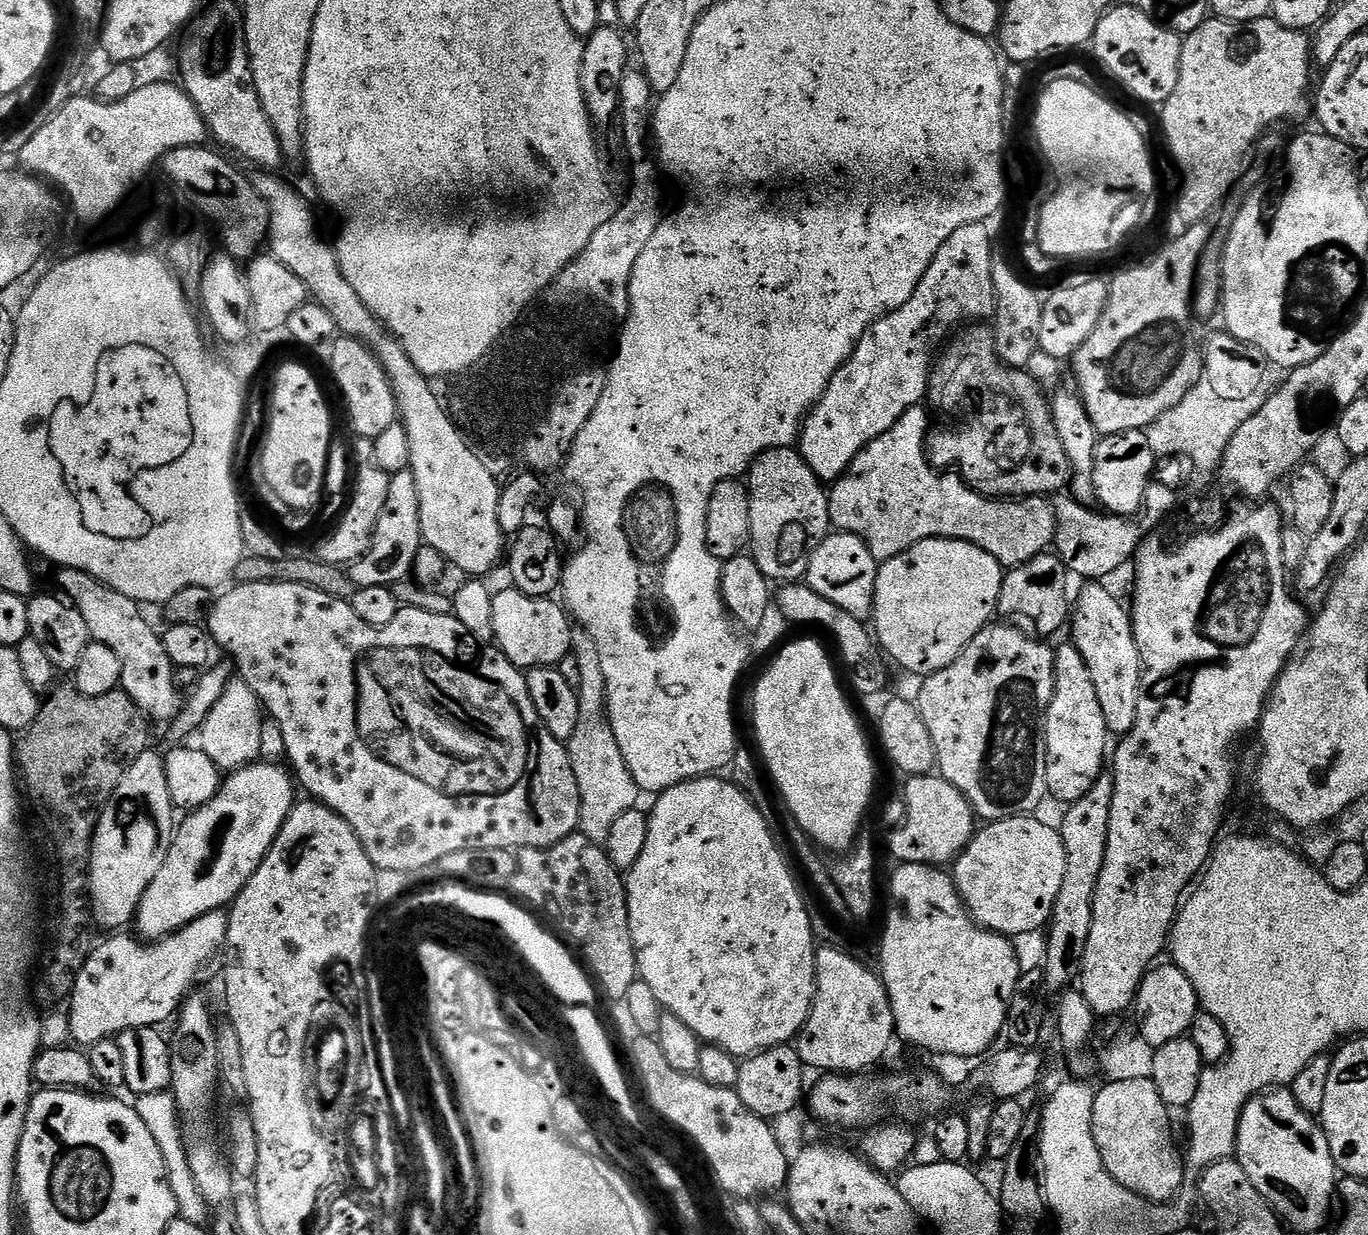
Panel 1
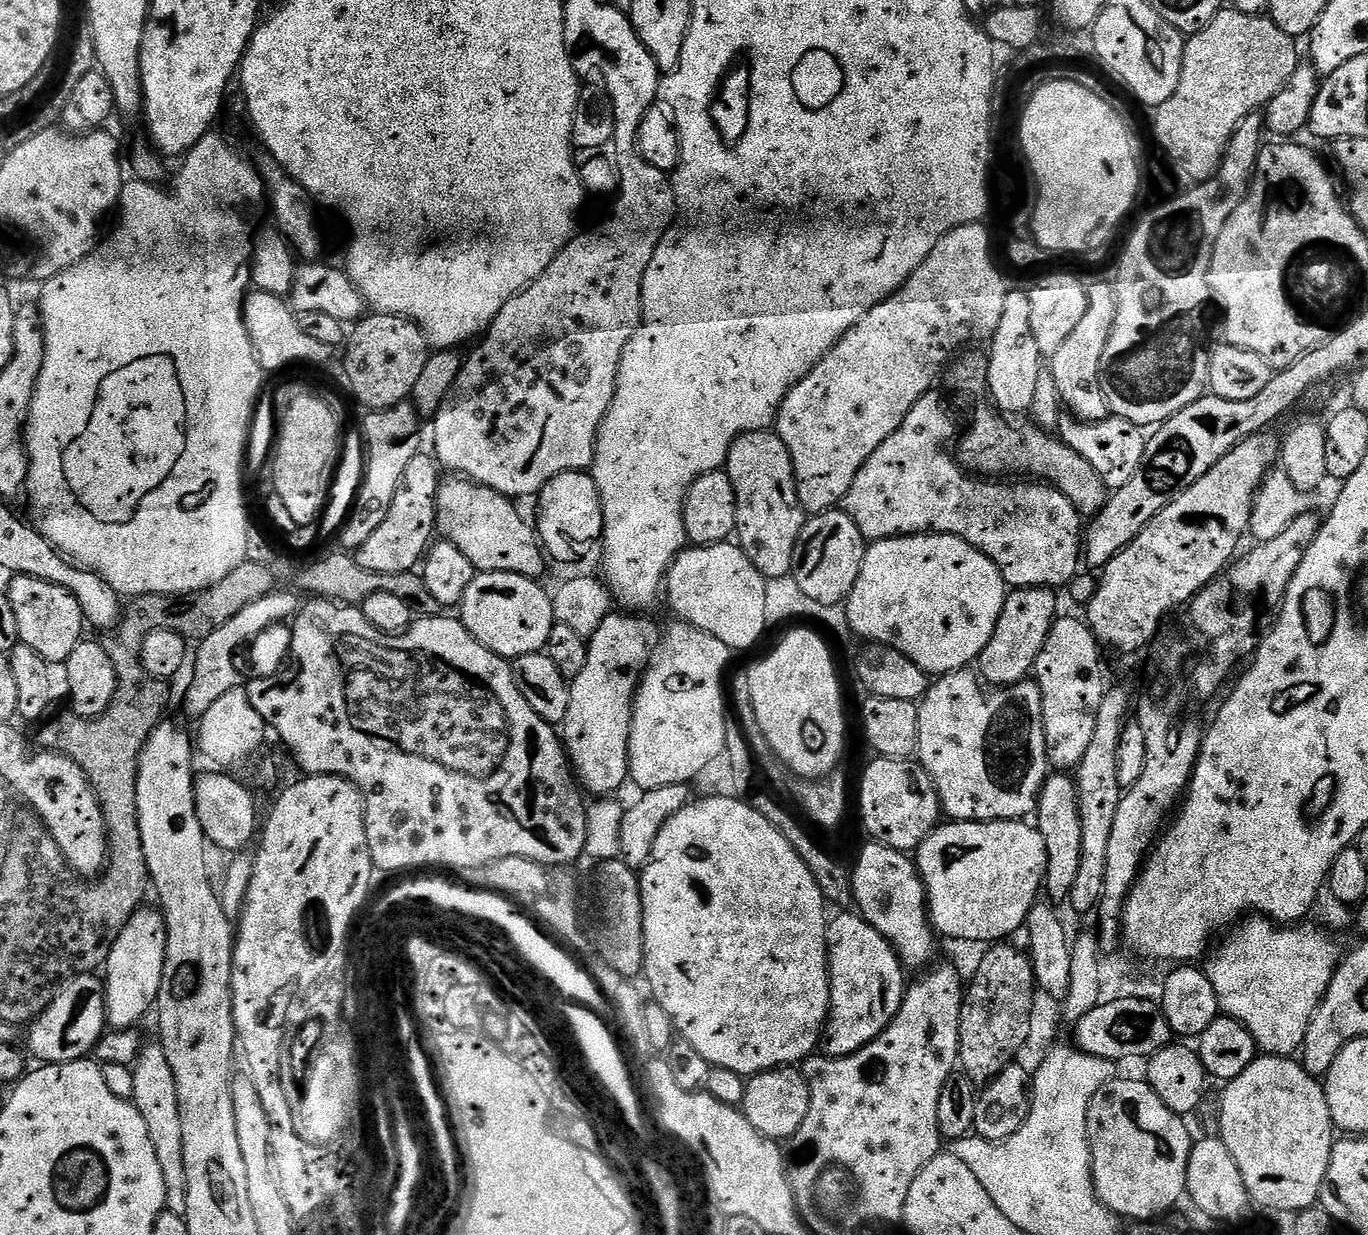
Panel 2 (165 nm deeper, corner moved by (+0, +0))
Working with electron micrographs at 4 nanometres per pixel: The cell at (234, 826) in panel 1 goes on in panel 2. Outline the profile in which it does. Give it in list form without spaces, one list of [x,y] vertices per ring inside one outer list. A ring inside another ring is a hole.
[[[141,907],[140,911],[130,918],[130,922],[126,922],[102,969],[104,1001],[108,1011],[106,1024],[112,1030],[136,1028],[139,1020],[155,1009],[160,993],[166,962],[168,928],[164,924],[163,915],[155,907],[148,907]]]

